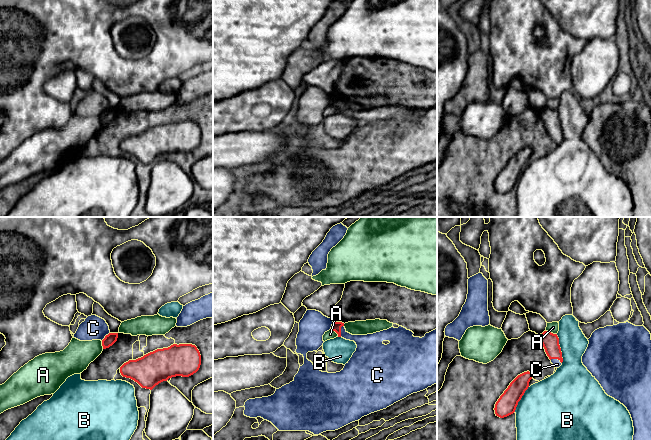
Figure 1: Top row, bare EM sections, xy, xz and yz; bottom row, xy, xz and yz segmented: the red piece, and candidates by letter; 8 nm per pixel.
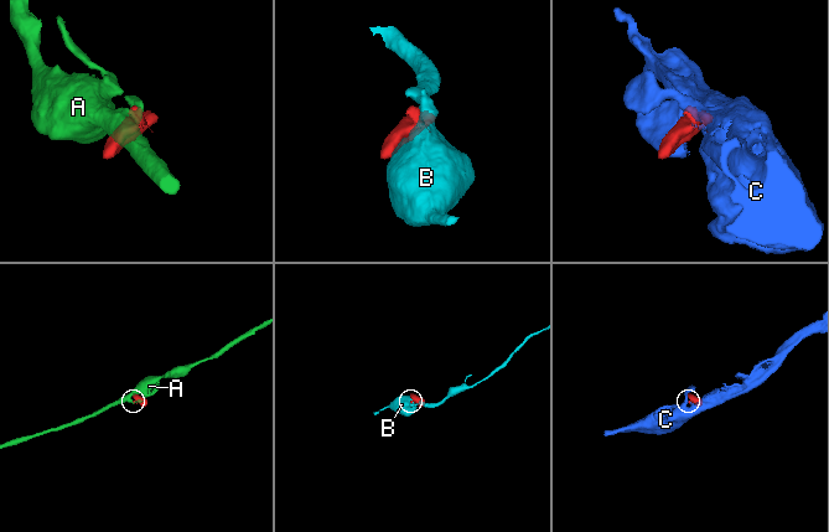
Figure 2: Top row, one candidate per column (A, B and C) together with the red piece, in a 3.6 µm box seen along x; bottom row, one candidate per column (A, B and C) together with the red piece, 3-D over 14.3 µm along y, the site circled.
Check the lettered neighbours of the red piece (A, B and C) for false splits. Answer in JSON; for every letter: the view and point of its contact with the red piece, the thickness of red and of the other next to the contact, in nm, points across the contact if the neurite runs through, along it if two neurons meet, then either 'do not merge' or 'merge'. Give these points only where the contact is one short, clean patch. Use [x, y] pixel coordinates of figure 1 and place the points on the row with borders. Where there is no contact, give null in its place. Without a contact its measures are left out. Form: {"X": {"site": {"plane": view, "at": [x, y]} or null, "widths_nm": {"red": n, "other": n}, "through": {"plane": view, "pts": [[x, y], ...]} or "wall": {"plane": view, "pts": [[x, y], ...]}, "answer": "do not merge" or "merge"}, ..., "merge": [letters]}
{"A": {"site": {"plane": "yz", "at": [550, 332]}, "widths_nm": {"red": 140, "other": 90}, "wall": {"plane": "yz", "pts": [[546, 330], [556, 334]]}, "answer": "do not merge"}, "B": {"site": {"plane": "yz", "at": [560, 348]}, "widths_nm": {"red": 140, "other": 260}, "answer": "do not merge"}, "C": {"site": {"plane": "xz", "at": [340, 331]}, "widths_nm": {"red": 80, "other": 220}, "answer": "merge"}, "merge": ["C"]}

